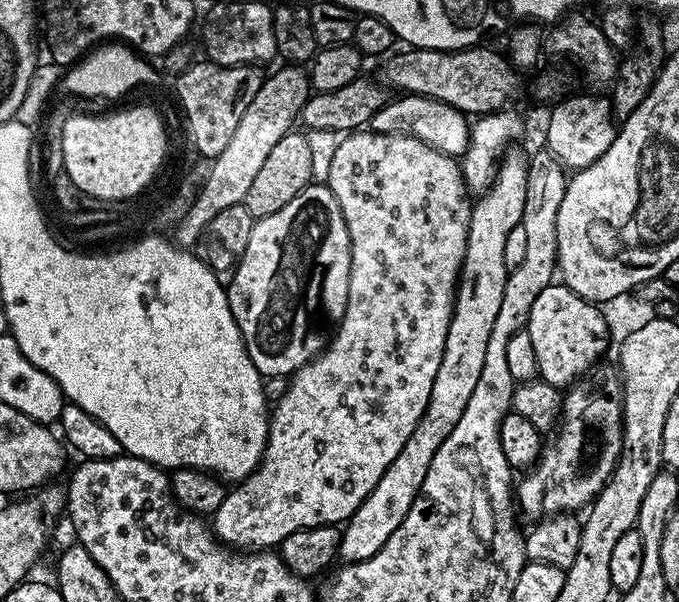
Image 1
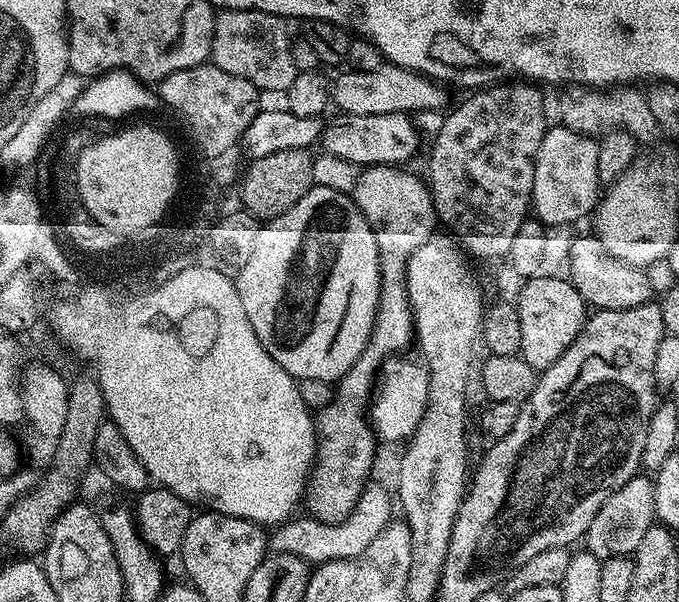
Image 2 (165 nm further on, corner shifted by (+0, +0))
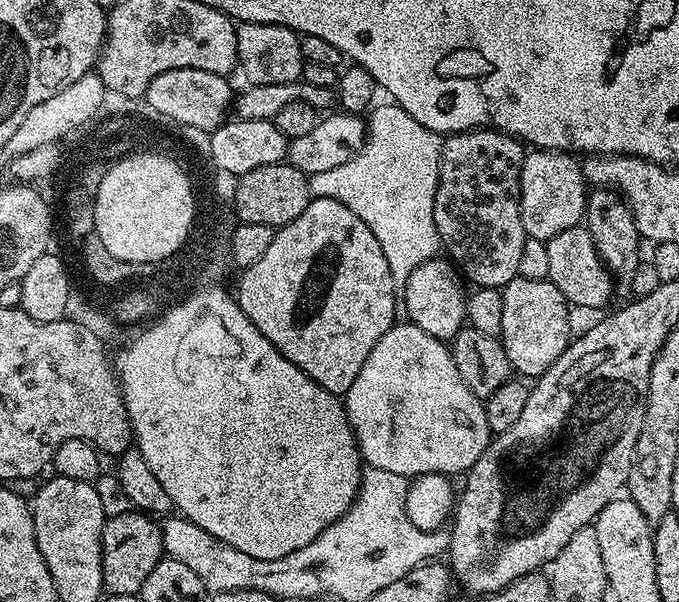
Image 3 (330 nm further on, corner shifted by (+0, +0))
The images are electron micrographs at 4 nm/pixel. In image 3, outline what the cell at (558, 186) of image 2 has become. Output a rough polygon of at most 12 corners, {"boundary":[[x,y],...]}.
{"boundary":[[529,151],[520,171],[525,237],[547,242],[585,219],[575,155]]}

